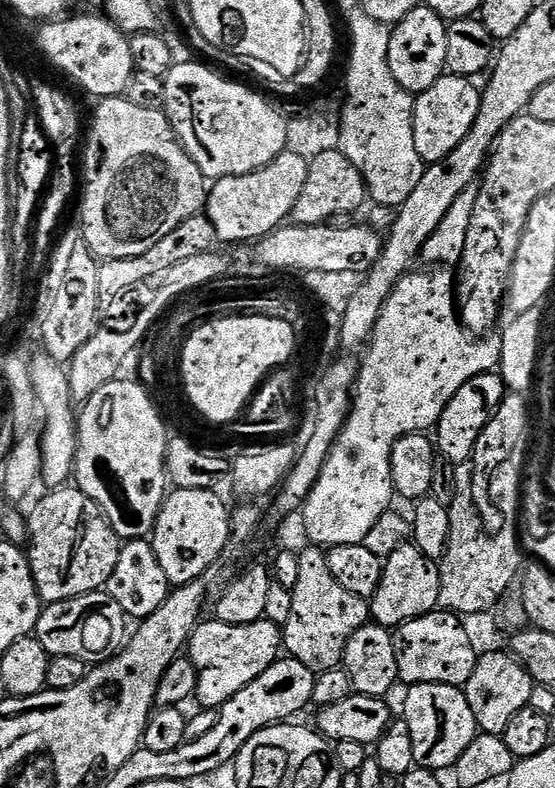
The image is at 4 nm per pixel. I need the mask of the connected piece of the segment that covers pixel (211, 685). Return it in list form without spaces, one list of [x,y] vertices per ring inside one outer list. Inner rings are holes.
[[[215,618],[205,619],[197,624],[196,631],[192,633],[192,639],[186,645],[187,655],[193,666],[199,672],[195,699],[200,699],[201,709],[219,709],[230,698],[256,678],[274,663],[282,652],[282,628],[267,618],[254,622],[253,624],[224,624]]]

